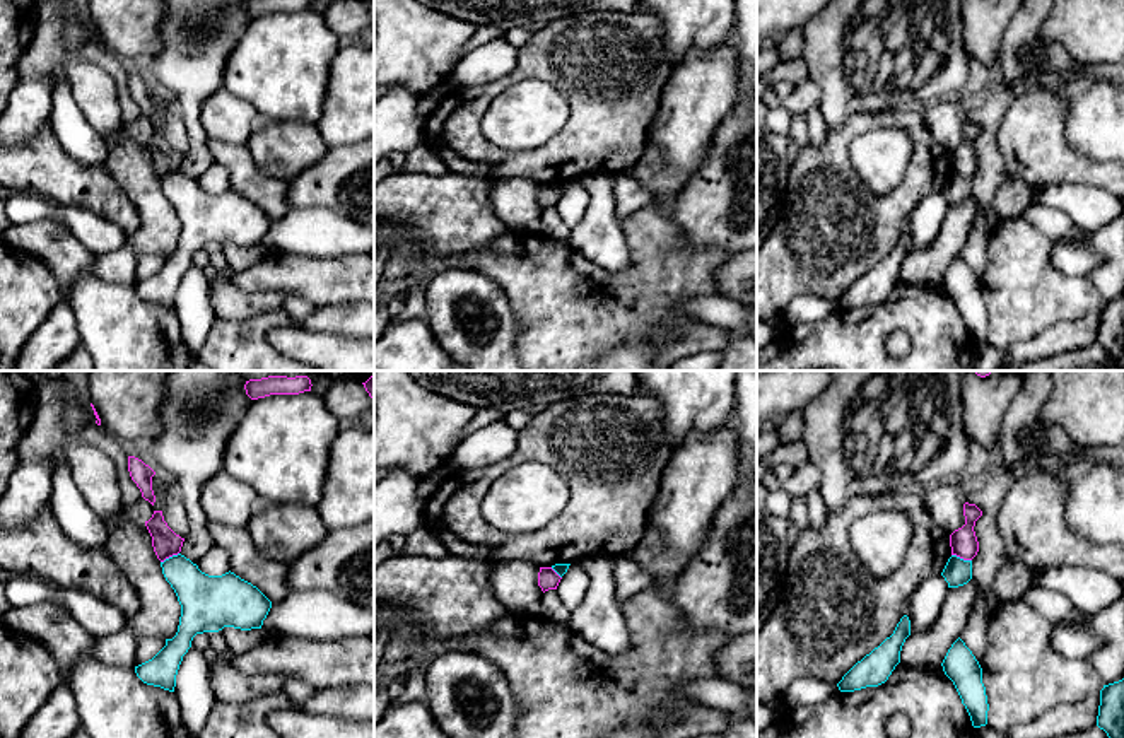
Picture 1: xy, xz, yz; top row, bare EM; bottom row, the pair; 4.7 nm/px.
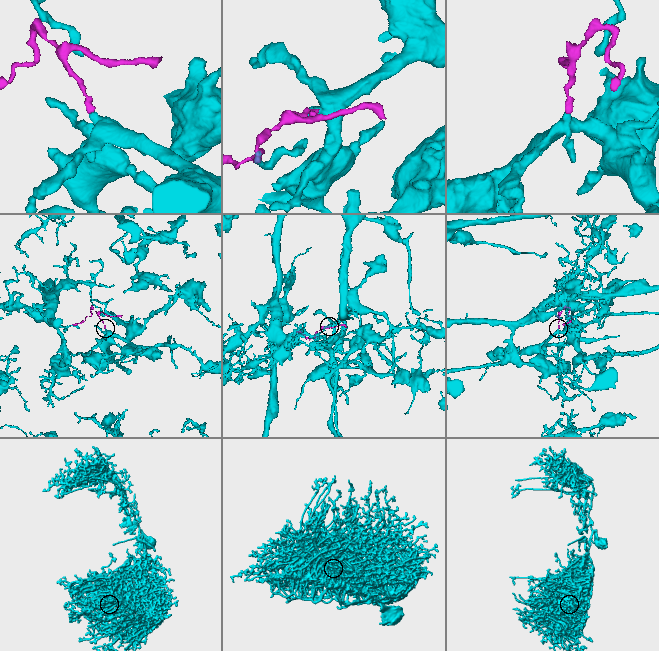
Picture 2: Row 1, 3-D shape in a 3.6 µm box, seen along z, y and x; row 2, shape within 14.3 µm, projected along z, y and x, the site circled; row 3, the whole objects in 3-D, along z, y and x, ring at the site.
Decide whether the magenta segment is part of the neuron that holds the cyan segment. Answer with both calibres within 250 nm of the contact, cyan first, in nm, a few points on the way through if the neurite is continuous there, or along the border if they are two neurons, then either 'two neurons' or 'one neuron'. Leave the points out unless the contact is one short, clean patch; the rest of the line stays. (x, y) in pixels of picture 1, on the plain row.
130 nm thick on the cyan side, 130 nm on the other; border along yz (952, 171), (971, 178); two neurons

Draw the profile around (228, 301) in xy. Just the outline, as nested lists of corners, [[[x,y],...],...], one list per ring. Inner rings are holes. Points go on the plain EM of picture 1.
[[[215,270],[210,275],[210,304],[215,316],[225,319],[241,321],[263,313],[278,311],[289,296],[290,292],[284,290],[241,290],[229,282],[227,272],[224,270]]]

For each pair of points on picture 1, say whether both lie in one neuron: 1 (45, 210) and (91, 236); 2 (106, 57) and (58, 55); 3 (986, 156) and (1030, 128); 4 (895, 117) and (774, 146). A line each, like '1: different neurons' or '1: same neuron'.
1: same neuron
2: same neuron
3: different neurons
4: different neurons

